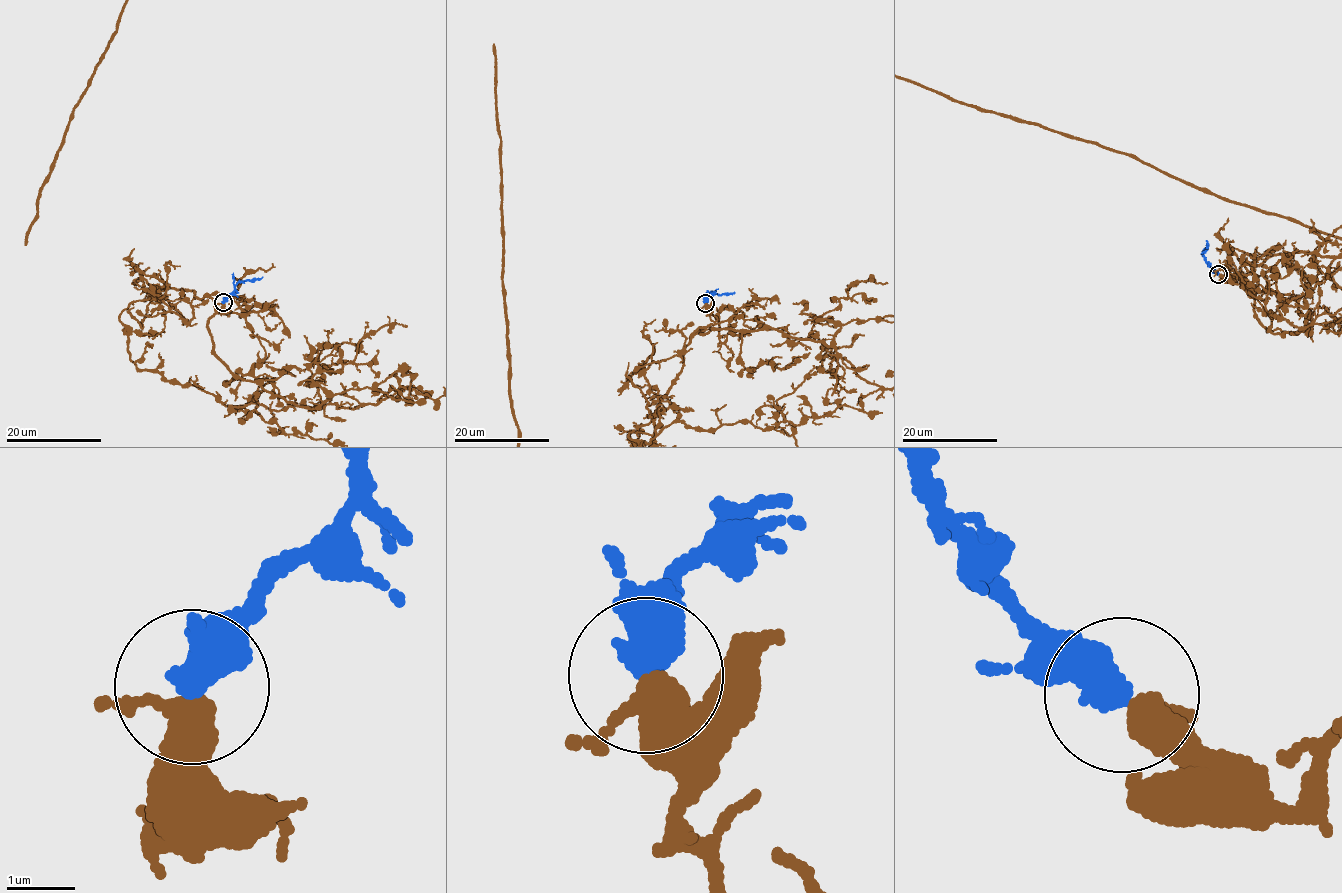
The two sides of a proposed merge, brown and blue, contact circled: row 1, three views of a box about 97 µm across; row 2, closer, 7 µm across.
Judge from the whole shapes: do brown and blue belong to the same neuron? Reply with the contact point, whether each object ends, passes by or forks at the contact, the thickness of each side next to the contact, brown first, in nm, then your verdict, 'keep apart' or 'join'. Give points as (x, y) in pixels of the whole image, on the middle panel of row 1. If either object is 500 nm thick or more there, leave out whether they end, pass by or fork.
at (705, 303); 360 nm thick on the brown side, 500 nm on the other; join

